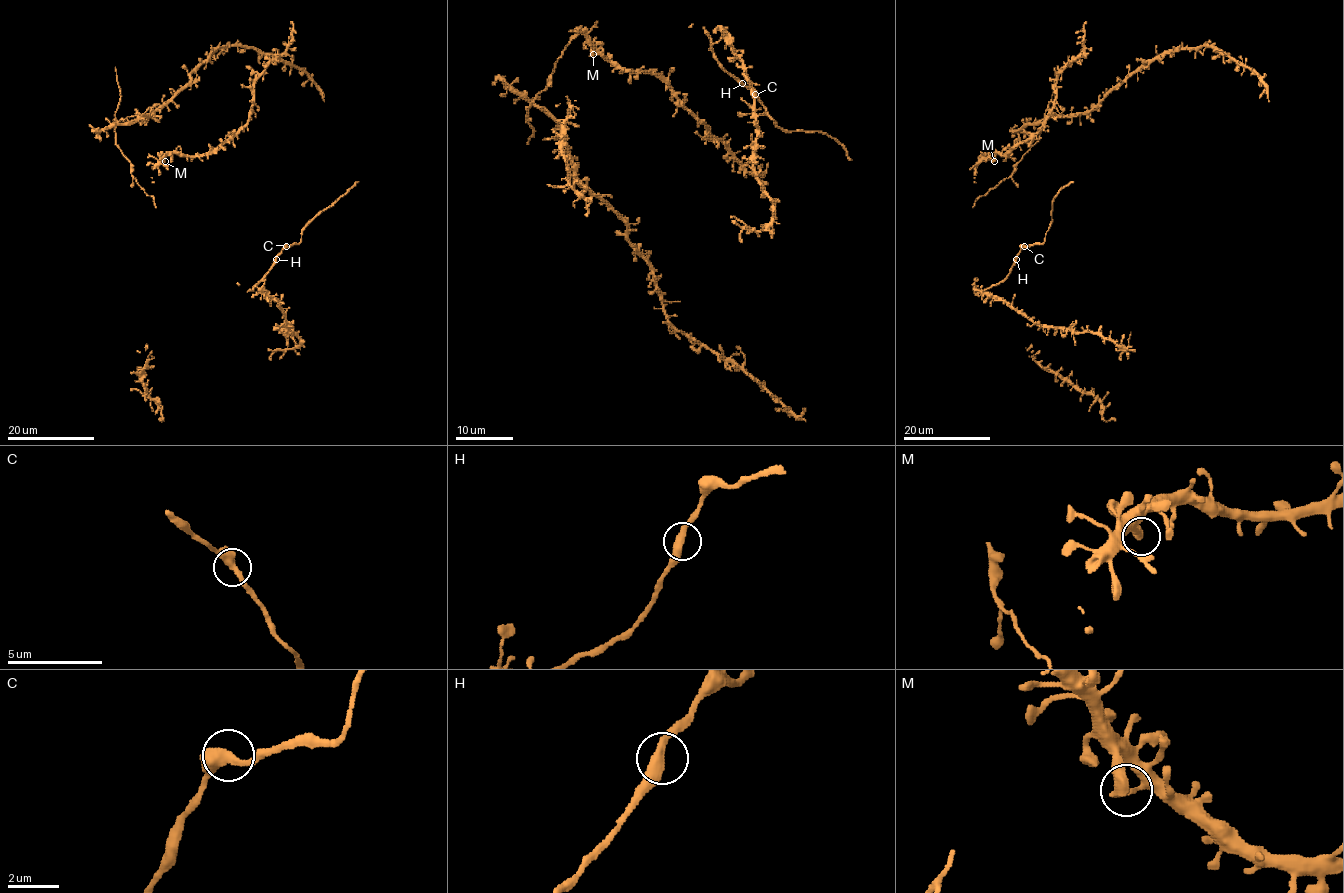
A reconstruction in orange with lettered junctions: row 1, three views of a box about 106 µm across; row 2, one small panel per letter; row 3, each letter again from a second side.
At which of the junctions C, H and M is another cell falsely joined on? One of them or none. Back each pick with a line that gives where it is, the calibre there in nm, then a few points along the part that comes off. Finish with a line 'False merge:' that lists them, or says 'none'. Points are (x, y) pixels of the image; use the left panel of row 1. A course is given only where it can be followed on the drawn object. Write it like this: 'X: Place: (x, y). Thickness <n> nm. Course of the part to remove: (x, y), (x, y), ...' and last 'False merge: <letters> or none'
False merge: none

